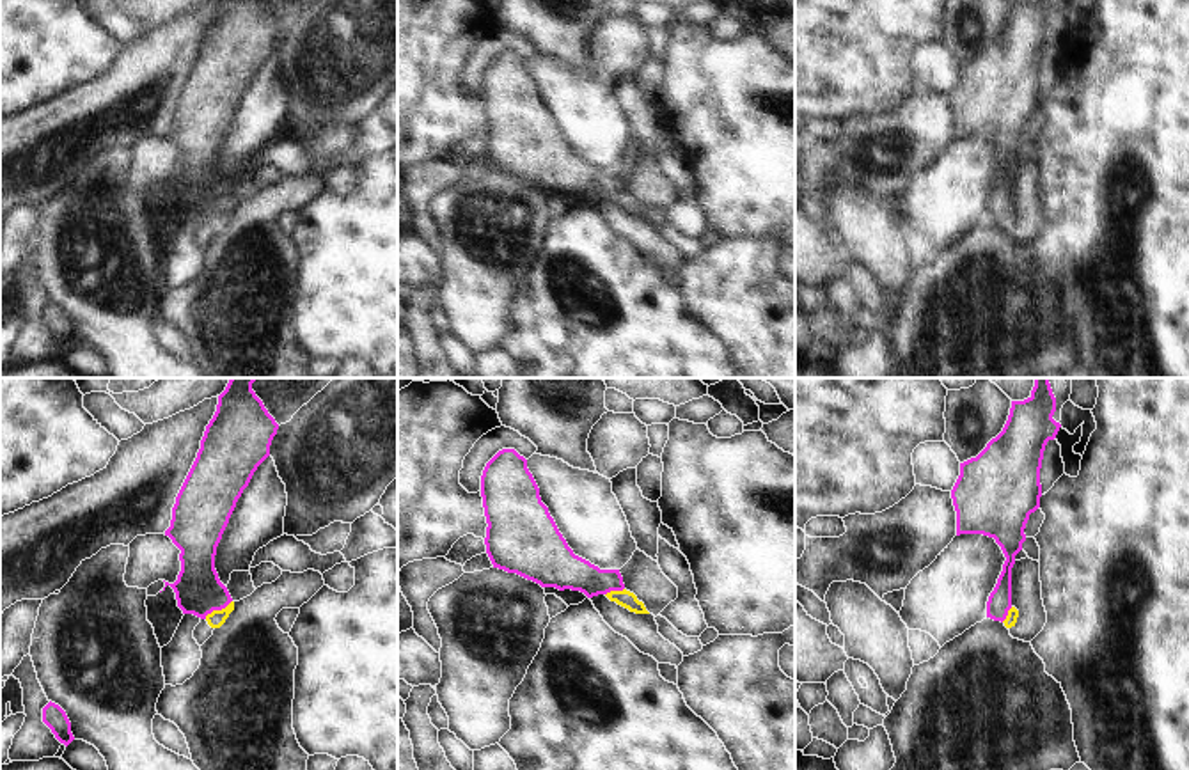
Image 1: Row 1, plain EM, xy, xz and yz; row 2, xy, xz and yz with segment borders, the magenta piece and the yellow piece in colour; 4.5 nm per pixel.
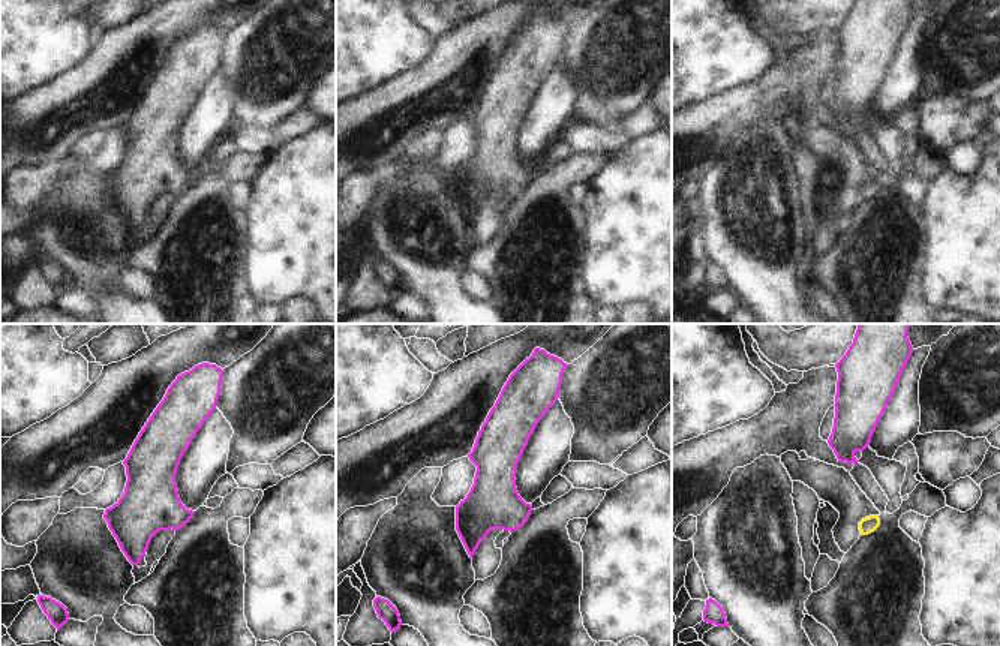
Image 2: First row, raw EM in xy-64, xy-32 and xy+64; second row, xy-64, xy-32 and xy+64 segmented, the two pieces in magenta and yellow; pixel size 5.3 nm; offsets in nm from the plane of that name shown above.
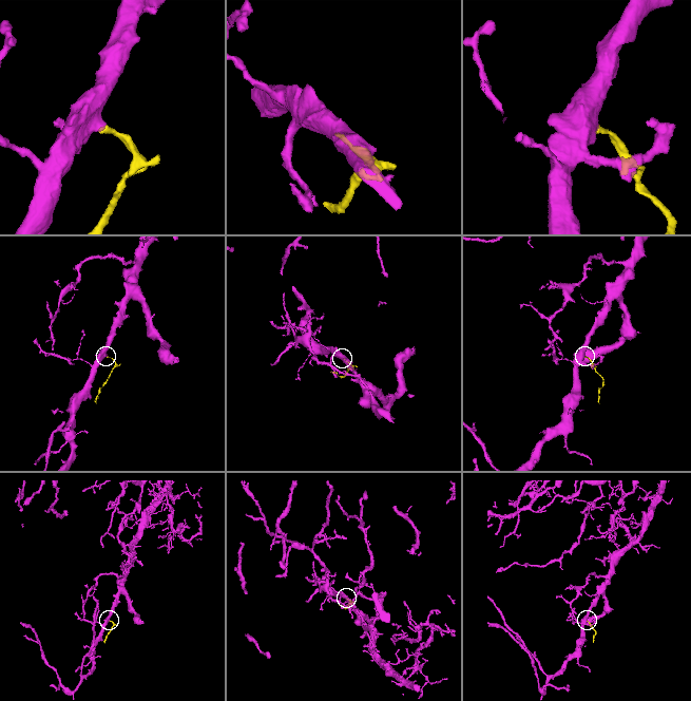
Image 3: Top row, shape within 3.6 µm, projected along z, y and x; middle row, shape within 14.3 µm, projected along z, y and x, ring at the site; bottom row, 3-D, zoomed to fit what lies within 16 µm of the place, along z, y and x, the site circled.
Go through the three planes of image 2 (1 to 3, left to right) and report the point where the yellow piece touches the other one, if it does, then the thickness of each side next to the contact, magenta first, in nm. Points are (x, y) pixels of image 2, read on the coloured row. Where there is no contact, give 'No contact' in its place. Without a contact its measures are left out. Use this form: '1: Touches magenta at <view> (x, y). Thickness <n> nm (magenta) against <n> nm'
1: No contact
2: No contact
3: No contact.

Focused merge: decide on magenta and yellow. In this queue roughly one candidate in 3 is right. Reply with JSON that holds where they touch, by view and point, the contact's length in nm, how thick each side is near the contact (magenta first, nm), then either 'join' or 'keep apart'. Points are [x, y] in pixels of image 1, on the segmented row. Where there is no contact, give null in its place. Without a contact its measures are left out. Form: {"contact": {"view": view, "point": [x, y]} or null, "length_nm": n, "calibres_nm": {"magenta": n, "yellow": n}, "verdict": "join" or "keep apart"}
{"contact": {"view": "xy", "point": [217, 609]}, "length_nm": 150, "calibres_nm": {"magenta": 220, "yellow": 80}, "verdict": "join"}

